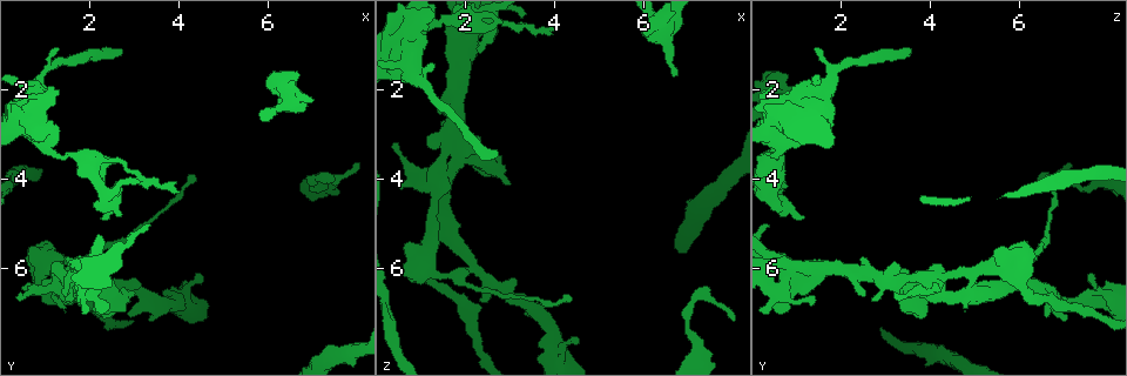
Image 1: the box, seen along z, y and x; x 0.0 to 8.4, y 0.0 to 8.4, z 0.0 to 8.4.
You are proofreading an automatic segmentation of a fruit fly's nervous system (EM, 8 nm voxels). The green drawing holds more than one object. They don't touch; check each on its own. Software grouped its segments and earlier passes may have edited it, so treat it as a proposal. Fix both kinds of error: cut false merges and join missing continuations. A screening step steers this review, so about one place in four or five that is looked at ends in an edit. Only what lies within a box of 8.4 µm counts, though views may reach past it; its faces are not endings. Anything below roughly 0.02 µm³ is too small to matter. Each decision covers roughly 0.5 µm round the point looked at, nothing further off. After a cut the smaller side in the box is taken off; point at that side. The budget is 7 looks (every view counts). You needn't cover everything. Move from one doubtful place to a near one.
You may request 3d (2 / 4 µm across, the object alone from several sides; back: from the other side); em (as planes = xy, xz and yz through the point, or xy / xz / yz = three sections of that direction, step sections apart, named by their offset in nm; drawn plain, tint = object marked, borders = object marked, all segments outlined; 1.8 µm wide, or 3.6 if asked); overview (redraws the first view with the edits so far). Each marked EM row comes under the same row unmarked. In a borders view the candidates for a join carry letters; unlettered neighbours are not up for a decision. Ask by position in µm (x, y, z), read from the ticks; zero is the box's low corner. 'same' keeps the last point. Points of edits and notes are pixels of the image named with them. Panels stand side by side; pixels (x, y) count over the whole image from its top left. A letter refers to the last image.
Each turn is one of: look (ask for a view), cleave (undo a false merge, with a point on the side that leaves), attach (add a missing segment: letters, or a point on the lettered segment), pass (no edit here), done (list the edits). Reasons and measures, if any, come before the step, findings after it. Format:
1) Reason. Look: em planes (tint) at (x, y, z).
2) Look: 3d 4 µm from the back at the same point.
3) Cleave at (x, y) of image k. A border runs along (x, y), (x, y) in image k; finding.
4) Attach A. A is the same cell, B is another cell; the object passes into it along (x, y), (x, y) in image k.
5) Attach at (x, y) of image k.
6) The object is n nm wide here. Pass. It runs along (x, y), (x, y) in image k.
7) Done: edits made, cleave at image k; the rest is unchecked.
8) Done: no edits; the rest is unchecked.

Tapers out. Look: 3d 2 µm at (1.35, 1.05, 1.50).

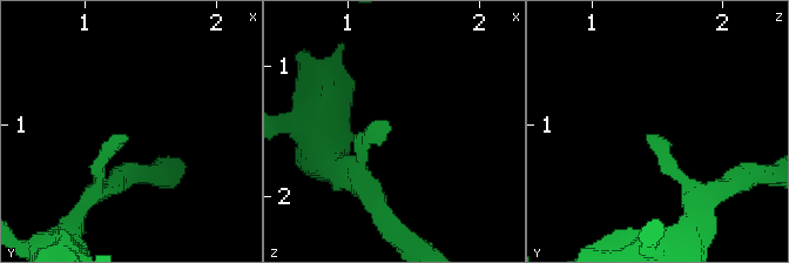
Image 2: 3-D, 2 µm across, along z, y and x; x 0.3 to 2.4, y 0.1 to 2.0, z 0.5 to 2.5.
Now the EM. Look: em planes (borders) at (1.30, 1.08, 1.48).

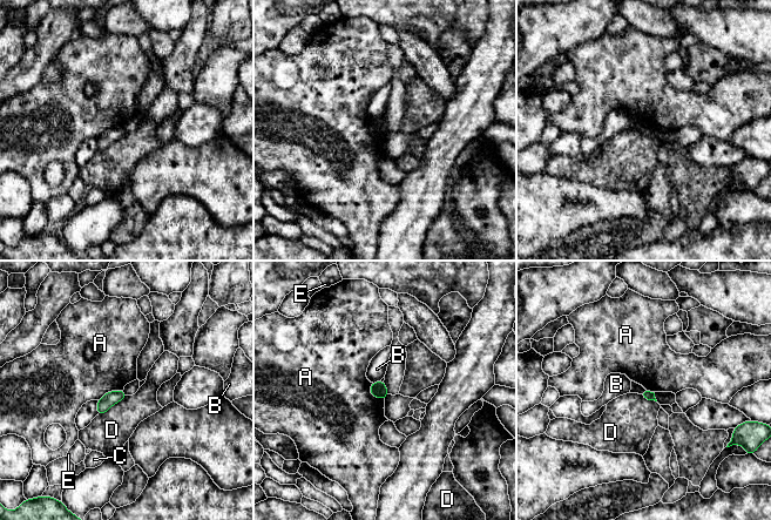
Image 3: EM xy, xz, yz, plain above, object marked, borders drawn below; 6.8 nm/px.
The longest contact is with D, 240 nm. Pass. A, B, C, D and E are other cells; a border runs along (371, 383), (370, 393), (384, 399) in image 3; no lettered segment goes on from it.

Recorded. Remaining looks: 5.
Branch stops here. Look: em planes (borders) at (2.75, 1.15, 3.45).

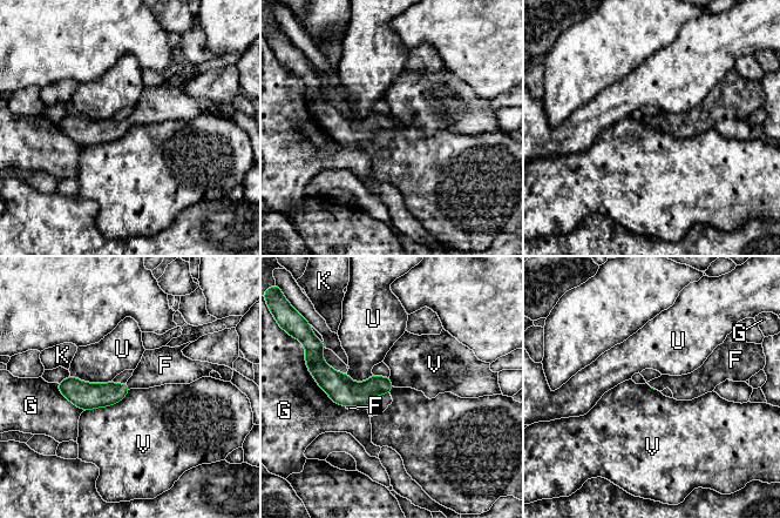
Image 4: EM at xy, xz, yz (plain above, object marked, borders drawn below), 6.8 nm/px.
Attach F. F is the same cell, G, K, U and V are other cells; it goes on there.

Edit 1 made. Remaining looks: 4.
Look: em 3.6 µm planes (borders) at (6.05, 1.65, 0.85).

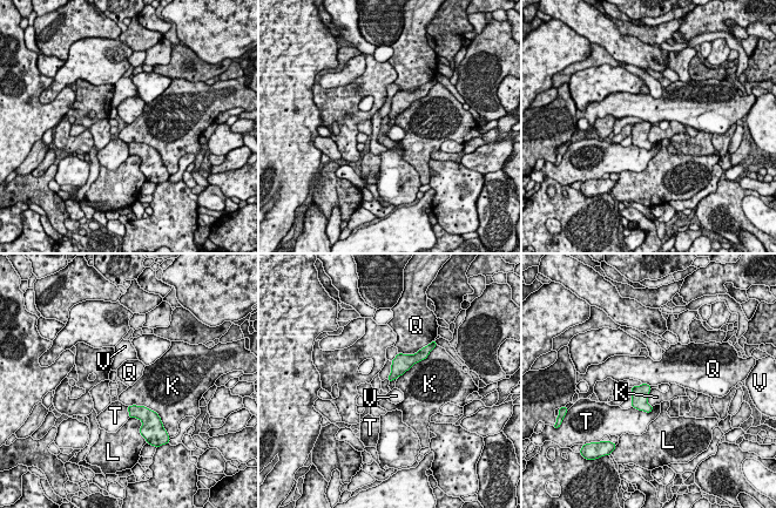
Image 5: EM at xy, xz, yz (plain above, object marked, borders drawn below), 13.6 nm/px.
Pass. K, L, Q, T and V are other cells; a border runs along (398, 352), (415, 353) in image 5; no lettered segment goes on from it.

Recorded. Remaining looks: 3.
Done: edits made, attach at image 4; the rest is unchecked.

